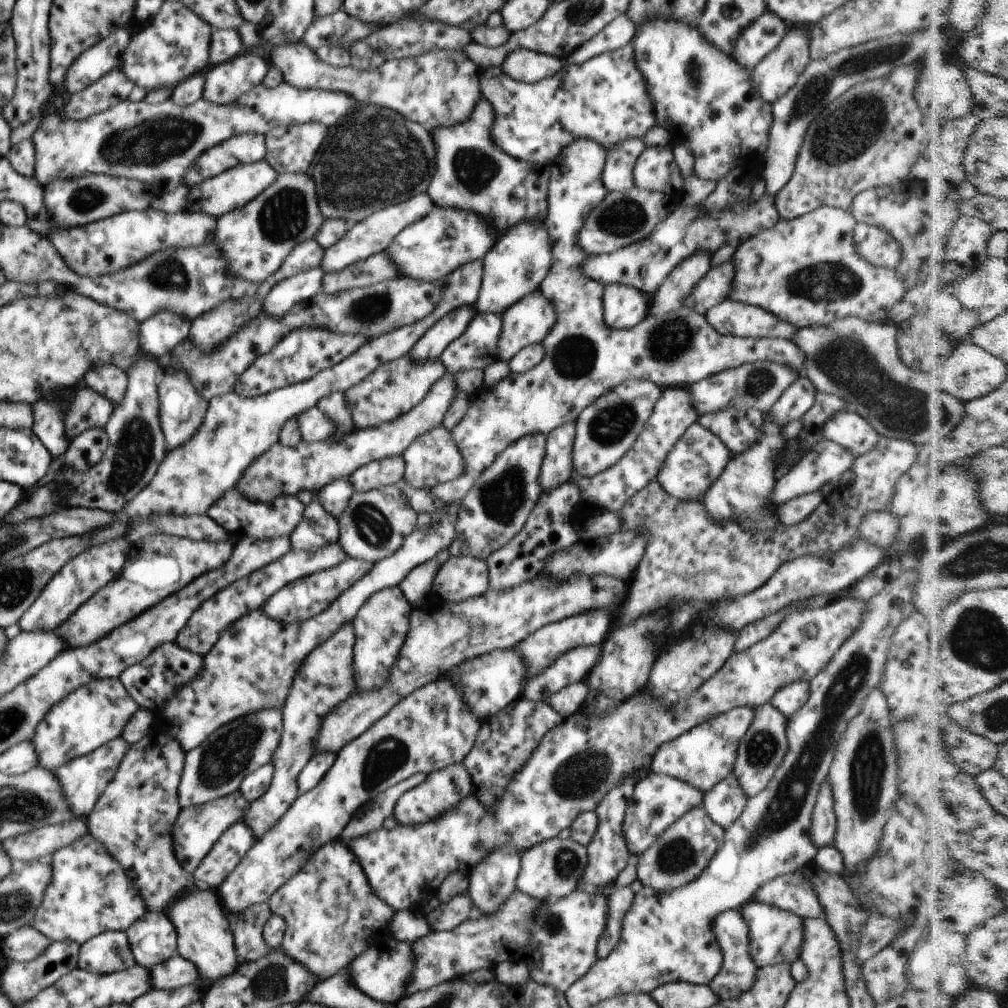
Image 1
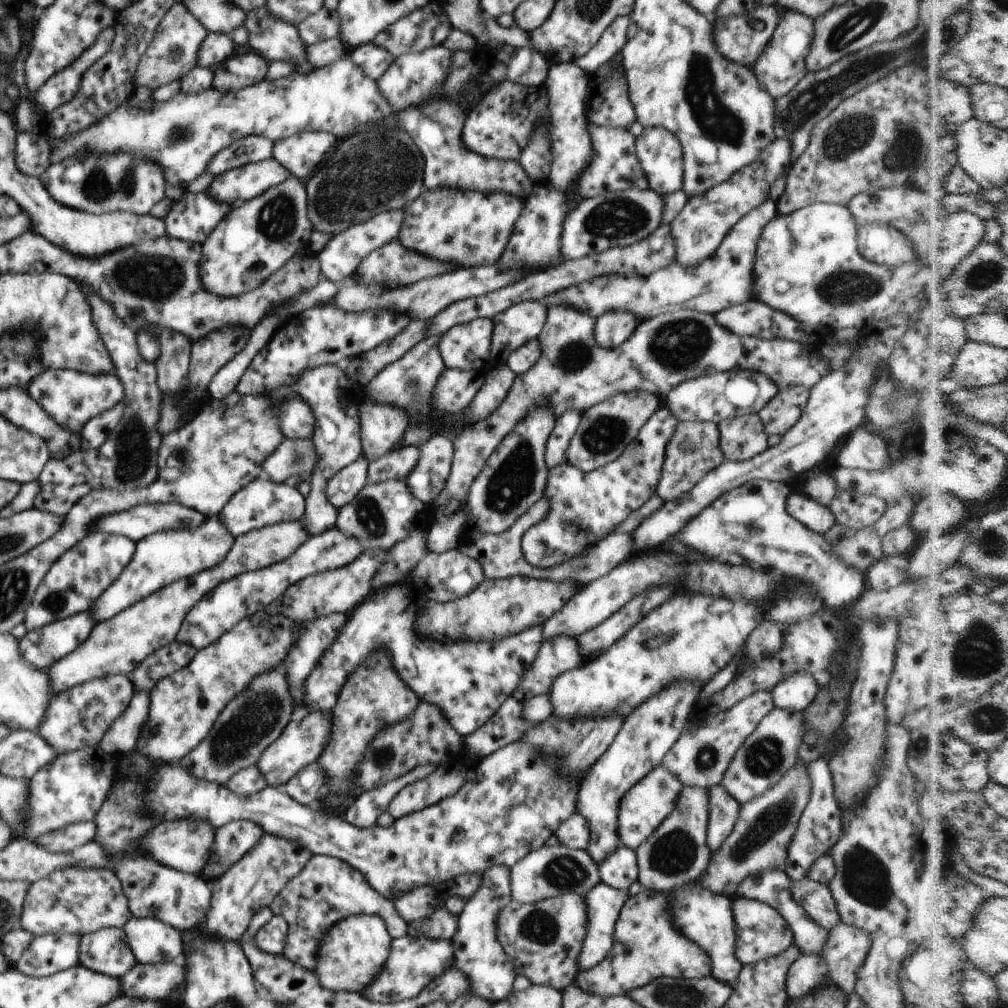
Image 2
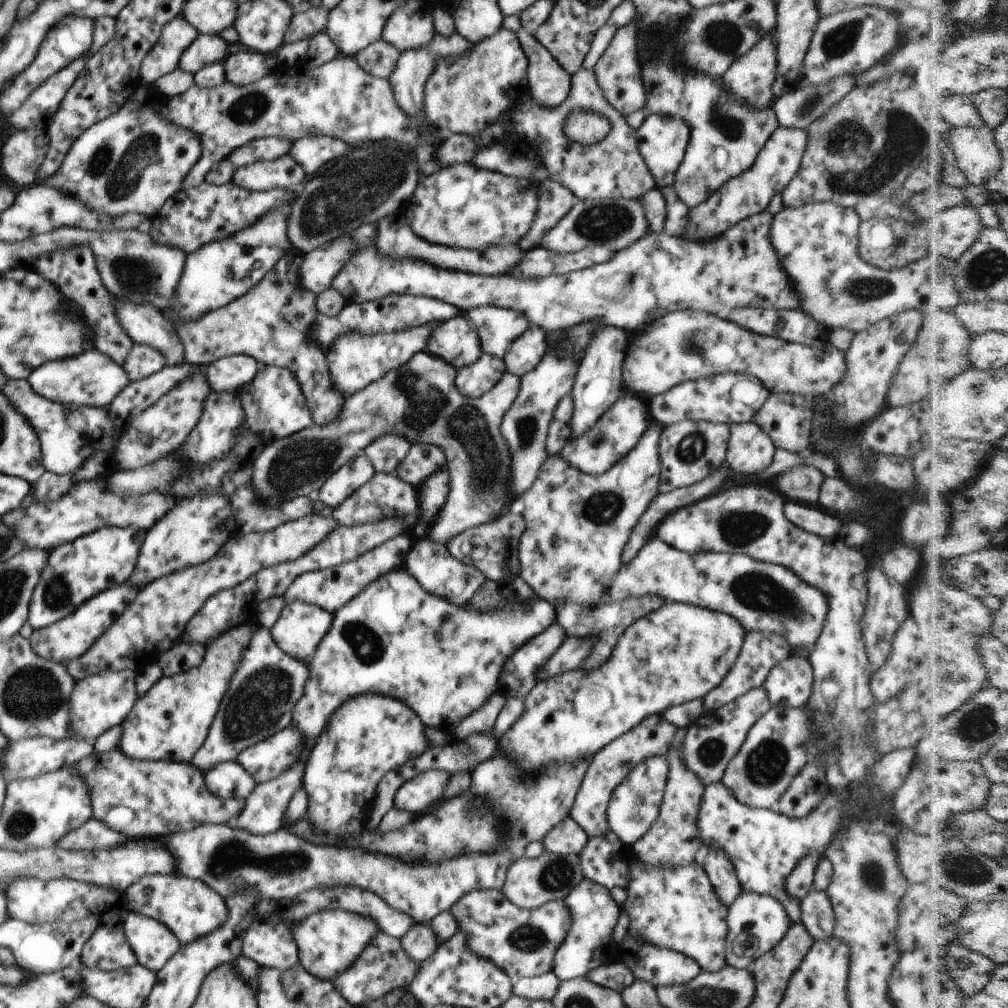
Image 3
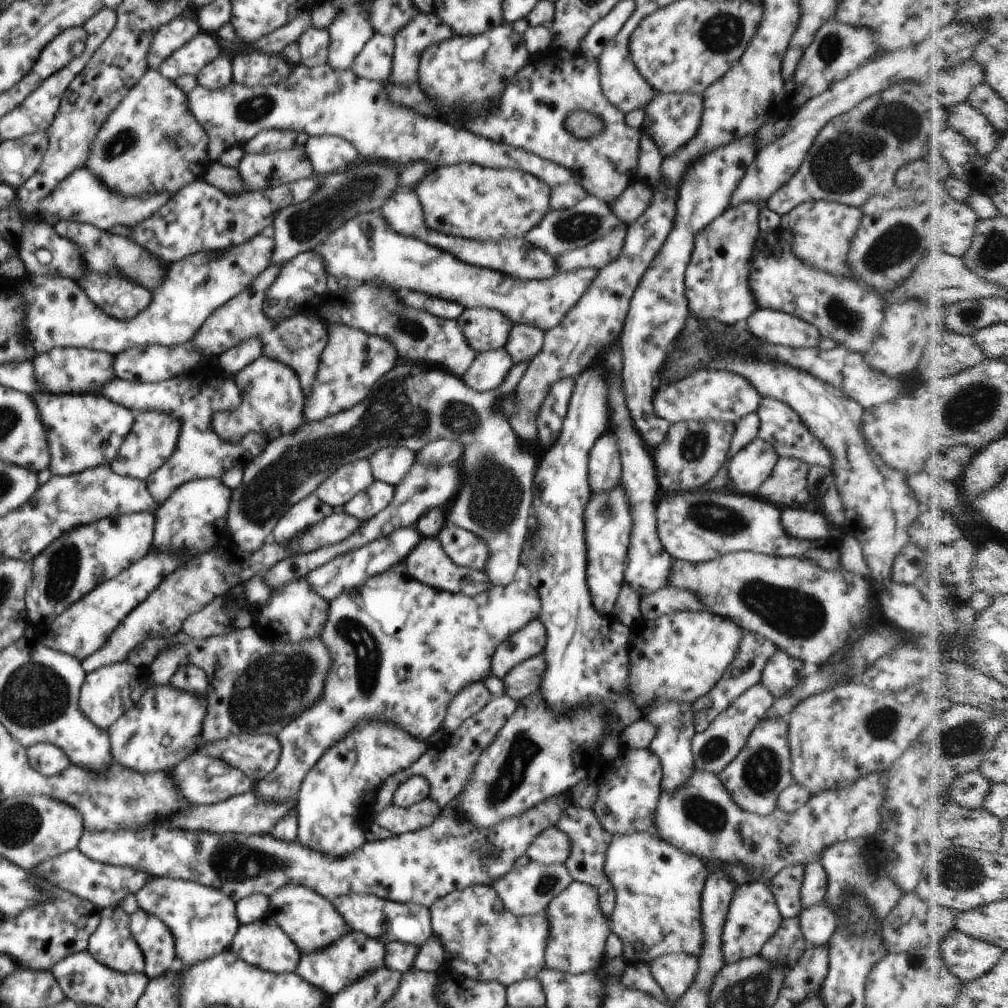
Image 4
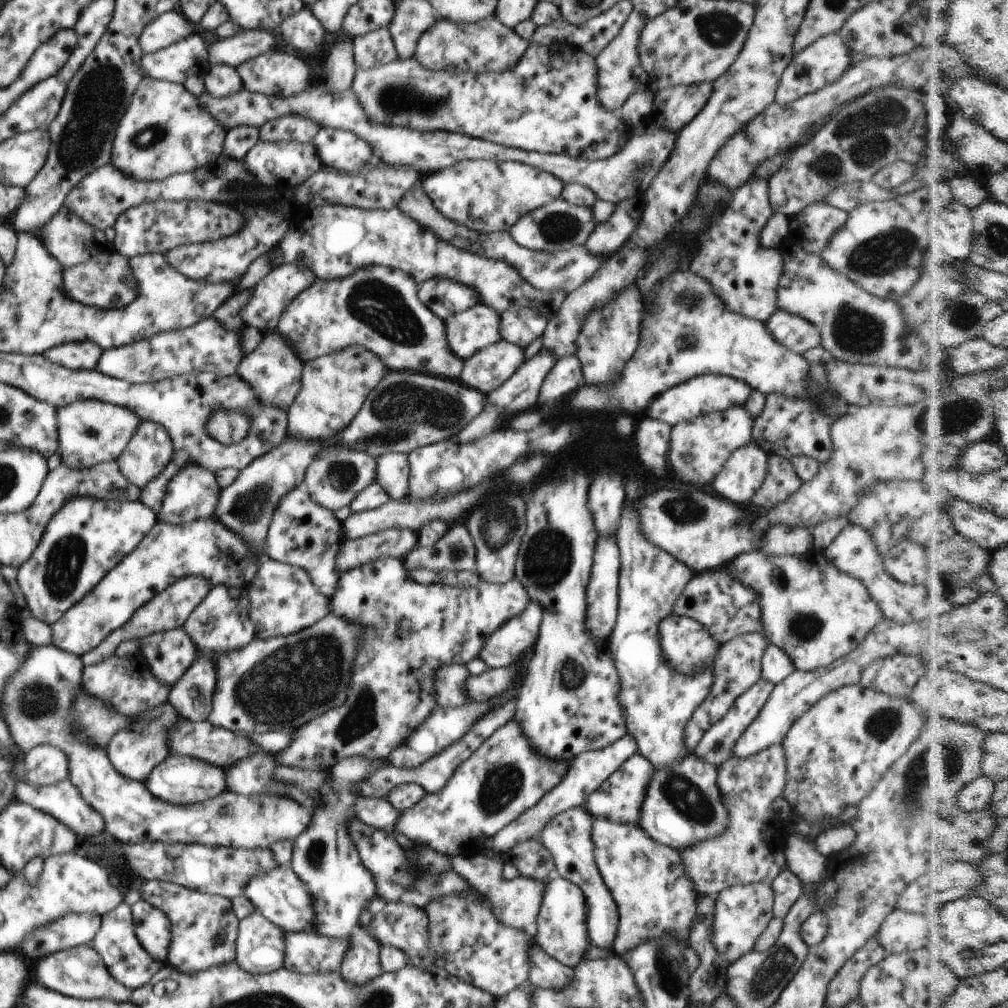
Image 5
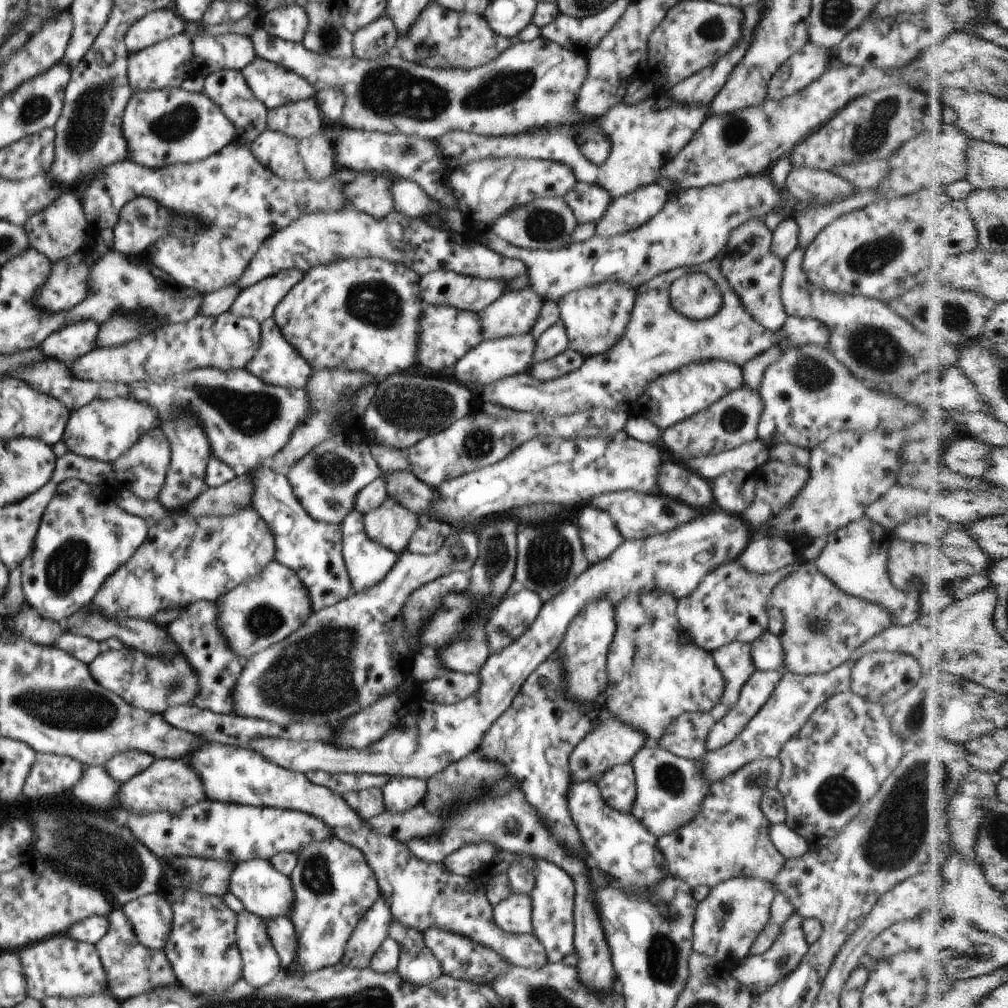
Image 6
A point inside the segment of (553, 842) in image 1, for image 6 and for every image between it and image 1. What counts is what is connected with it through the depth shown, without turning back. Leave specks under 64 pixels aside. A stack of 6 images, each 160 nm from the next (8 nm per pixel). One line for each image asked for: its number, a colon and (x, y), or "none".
2: (550, 871)
3: (530, 883)
4: (526, 890)
5: (516, 902)
6: (513, 915)

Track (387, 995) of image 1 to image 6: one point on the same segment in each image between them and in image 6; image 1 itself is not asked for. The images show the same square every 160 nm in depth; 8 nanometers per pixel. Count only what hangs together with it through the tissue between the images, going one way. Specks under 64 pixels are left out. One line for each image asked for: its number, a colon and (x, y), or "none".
2: (352, 953)
3: (328, 941)
4: (311, 921)
5: (279, 895)
6: (263, 890)

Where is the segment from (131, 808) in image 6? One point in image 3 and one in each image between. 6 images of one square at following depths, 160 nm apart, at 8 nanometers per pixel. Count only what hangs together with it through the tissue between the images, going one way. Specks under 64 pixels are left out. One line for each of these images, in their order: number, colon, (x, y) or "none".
3: (228, 779)
4: (204, 780)
5: (182, 780)

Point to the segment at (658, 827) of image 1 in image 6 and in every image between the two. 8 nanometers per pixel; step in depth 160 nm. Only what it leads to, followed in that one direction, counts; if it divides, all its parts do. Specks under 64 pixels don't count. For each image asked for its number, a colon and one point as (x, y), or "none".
2: (643, 808)
3: (635, 805)
4: (627, 799)
5: (619, 798)
6: (617, 785)

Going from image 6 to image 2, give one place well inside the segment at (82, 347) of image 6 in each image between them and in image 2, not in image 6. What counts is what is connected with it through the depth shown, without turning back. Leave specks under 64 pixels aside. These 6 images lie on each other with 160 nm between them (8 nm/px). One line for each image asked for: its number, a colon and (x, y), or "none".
2: (71, 398)
3: (91, 379)
4: (82, 371)
5: (84, 355)

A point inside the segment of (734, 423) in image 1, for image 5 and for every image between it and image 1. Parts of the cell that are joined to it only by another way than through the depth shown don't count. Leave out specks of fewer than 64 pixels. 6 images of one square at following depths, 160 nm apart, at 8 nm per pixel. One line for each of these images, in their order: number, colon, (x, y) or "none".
2: (743, 437)
3: (750, 451)
4: (753, 463)
5: (746, 468)

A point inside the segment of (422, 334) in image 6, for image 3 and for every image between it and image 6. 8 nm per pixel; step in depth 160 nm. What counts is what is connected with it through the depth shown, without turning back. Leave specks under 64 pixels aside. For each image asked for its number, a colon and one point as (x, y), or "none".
3: (497, 328)
4: (485, 329)
5: (469, 331)

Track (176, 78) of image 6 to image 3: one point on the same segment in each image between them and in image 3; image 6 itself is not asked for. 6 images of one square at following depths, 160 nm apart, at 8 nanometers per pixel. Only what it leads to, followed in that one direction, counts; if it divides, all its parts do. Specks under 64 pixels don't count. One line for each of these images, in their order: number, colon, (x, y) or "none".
3: (207, 49)
4: (189, 59)
5: (188, 57)

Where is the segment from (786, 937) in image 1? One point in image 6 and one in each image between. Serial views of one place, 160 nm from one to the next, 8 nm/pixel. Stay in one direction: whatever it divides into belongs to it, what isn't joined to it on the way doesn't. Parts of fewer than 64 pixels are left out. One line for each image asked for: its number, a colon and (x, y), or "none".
2: (762, 932)
3: (756, 922)
4: (753, 916)
5: (742, 912)
6: (727, 922)

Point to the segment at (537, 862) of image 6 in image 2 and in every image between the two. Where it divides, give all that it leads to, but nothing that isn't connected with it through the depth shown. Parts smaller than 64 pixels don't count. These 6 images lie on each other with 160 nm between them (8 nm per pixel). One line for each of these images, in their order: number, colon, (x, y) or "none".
2: (604, 903)
3: (593, 915)
4: (578, 928)
5: (562, 933)

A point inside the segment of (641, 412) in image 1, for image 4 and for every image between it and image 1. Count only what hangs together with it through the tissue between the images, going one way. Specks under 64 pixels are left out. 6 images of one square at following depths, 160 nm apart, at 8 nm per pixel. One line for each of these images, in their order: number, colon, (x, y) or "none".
2: (607, 428)
3: (616, 433)
4: (604, 467)

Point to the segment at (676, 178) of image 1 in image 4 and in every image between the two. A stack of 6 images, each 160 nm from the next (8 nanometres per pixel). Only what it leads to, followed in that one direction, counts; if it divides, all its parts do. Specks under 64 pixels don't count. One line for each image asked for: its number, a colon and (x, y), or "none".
2: (661, 154)
3: (663, 140)
4: (671, 120)

